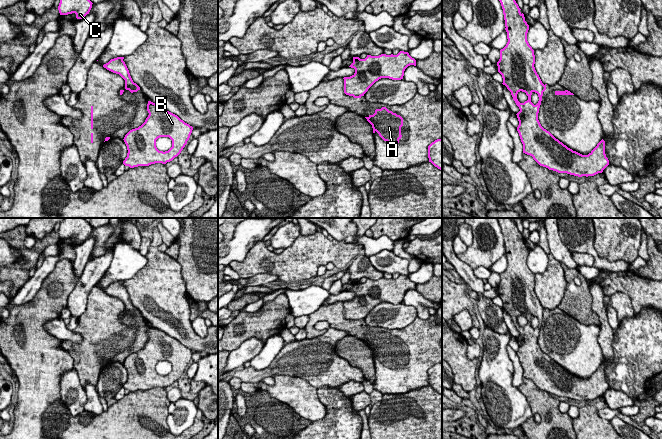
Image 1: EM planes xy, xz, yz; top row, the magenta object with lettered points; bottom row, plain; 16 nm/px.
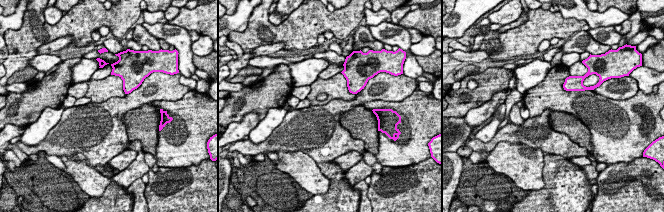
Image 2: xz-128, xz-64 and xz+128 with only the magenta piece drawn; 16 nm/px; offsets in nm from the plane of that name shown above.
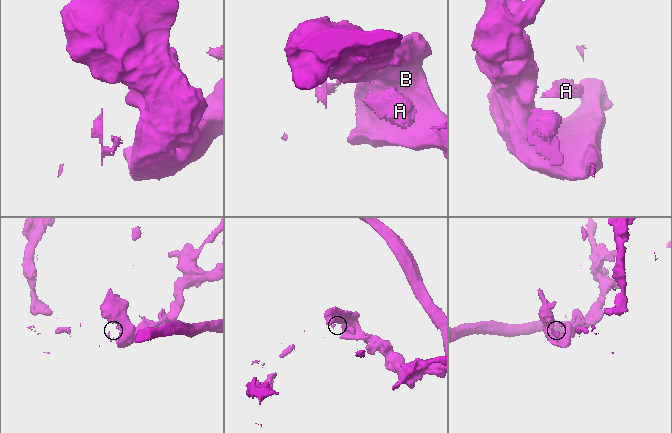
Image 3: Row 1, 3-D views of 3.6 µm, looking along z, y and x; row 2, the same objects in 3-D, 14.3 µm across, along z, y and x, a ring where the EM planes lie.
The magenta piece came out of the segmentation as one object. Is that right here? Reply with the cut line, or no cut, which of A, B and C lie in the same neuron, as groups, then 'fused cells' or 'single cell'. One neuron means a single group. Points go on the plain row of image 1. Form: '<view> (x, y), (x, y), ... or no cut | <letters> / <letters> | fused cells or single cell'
xz (363, 318), (353, 320) | A / B C | fused cells

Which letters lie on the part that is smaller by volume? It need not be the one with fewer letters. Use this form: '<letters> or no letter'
A

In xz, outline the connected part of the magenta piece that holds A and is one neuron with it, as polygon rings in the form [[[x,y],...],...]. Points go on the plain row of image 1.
[[[386,331],[376,333],[373,339],[365,341],[372,349],[373,357],[377,356],[379,360],[388,367],[395,369],[401,363],[401,351],[403,342]]]

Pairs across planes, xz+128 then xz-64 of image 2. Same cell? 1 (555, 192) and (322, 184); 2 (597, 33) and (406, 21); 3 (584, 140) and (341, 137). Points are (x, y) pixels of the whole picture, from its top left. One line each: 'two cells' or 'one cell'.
1: two cells
2: two cells
3: two cells

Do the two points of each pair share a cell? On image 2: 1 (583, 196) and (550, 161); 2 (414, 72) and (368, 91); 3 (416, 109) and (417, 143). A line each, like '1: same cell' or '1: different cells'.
1: same cell
2: different cells
3: same cell

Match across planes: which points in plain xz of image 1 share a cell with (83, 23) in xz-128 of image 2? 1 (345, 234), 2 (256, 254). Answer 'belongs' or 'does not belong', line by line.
1: does not belong
2: belongs

